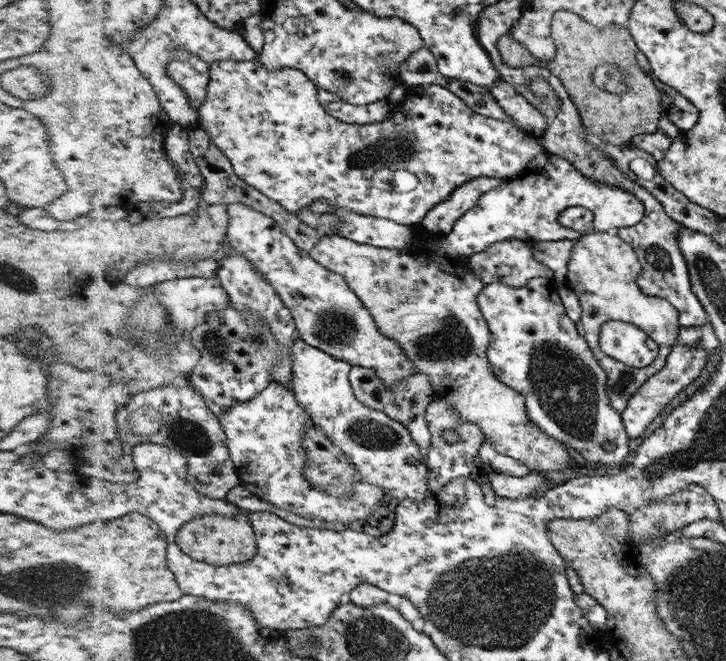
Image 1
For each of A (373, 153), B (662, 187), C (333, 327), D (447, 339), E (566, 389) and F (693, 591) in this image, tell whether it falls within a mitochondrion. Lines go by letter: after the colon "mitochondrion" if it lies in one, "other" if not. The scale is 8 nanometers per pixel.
A: mitochondrion
B: other
C: mitochondrion
D: mitochondrion
E: mitochondrion
F: mitochondrion

